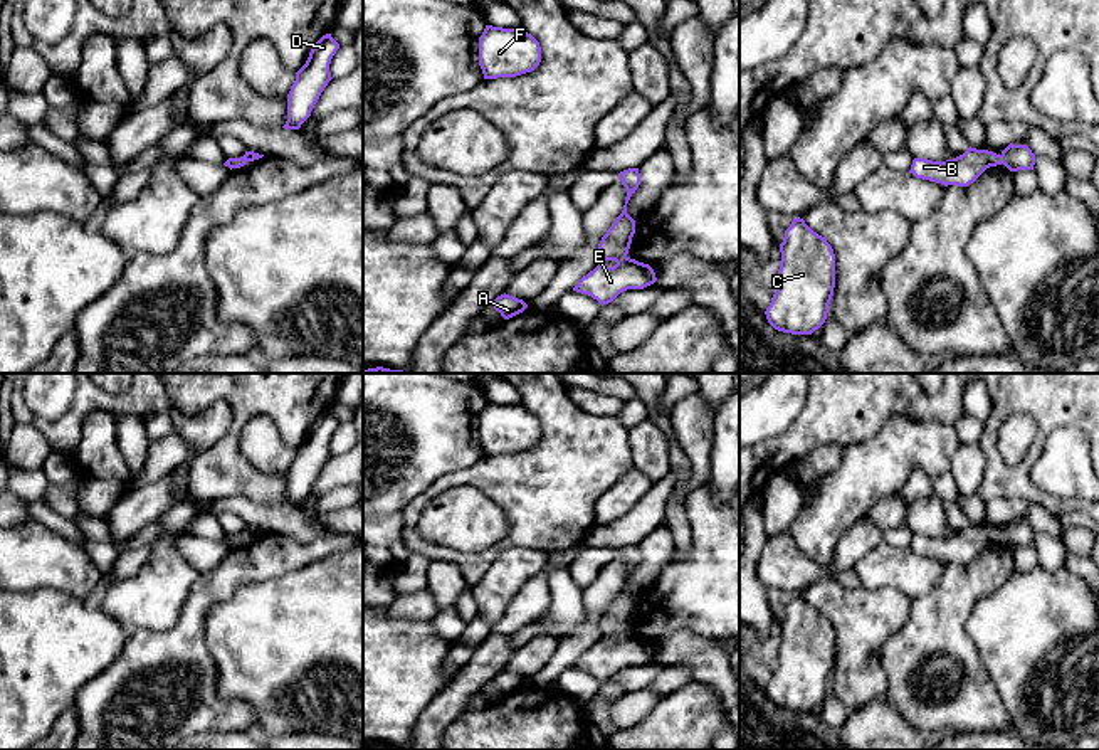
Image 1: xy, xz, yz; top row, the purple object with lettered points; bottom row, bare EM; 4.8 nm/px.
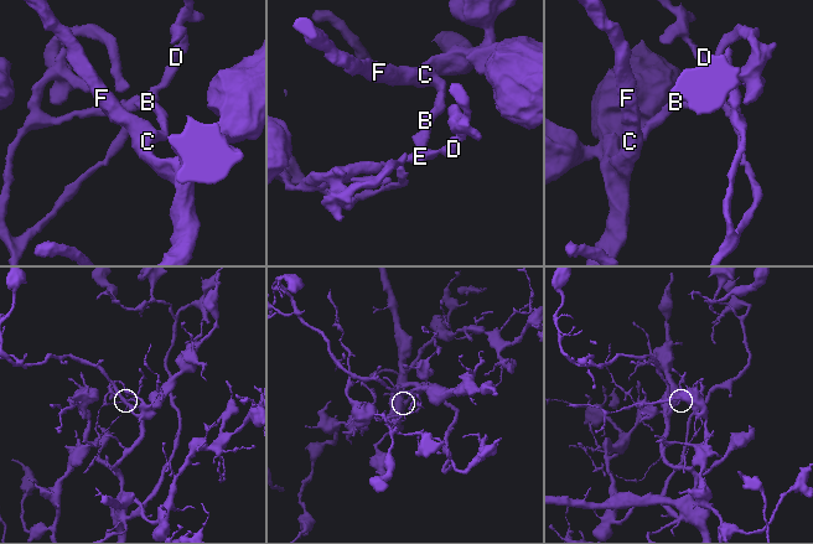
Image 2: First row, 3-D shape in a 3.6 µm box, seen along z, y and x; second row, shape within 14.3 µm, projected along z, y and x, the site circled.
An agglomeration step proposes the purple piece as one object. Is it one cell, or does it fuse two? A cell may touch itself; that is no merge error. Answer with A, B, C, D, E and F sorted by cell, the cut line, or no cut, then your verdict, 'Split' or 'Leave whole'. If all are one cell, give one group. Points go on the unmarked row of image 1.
Groups: A D E / B C F. Split along xz (625, 633), (617, 639). Split

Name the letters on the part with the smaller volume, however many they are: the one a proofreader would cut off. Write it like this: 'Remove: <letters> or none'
Remove: A, D, E

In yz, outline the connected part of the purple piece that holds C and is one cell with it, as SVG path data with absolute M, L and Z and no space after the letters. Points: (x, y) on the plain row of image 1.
M793 595L780 621L776 668L765 691L783 710L812 711L828 689L835 664L835 631L803 595Z

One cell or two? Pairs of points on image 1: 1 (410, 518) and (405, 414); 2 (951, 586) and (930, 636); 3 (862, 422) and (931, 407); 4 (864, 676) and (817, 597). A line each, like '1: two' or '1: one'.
1: two
2: one
3: one
4: one

